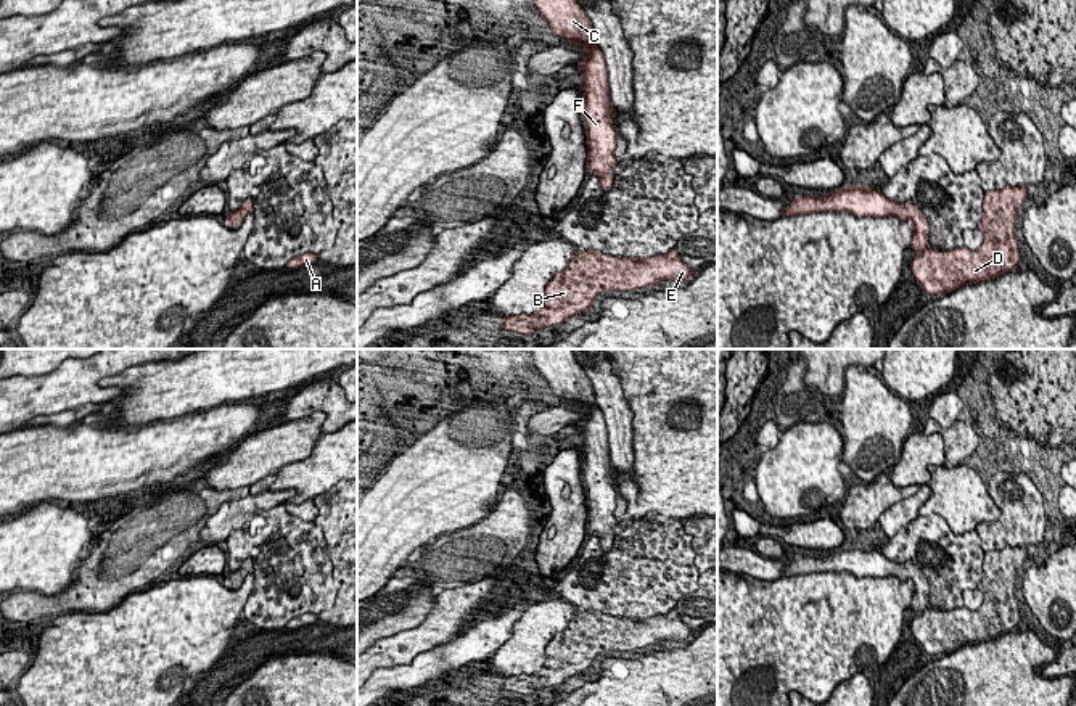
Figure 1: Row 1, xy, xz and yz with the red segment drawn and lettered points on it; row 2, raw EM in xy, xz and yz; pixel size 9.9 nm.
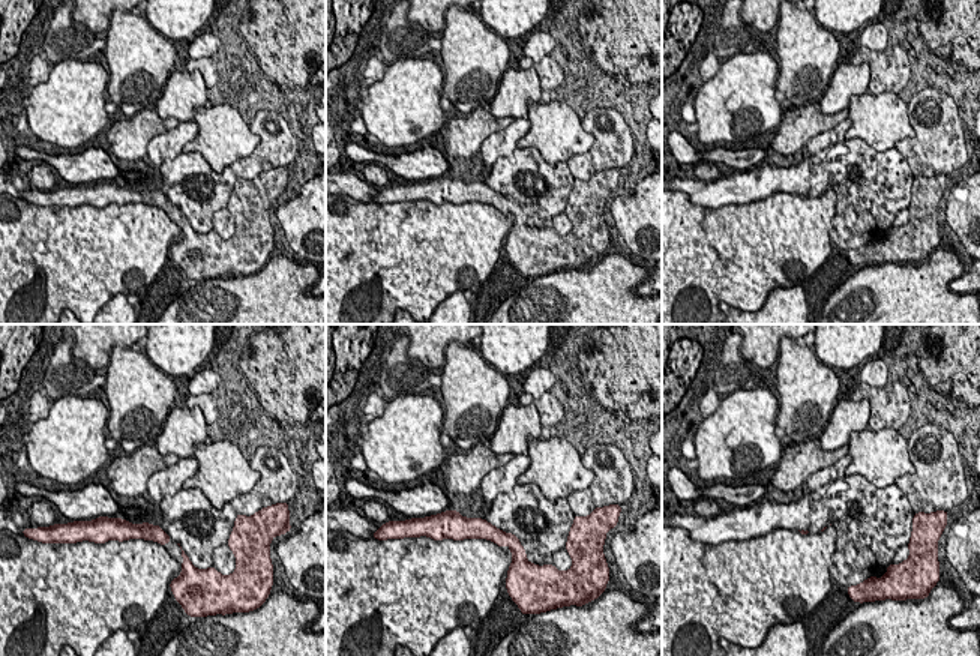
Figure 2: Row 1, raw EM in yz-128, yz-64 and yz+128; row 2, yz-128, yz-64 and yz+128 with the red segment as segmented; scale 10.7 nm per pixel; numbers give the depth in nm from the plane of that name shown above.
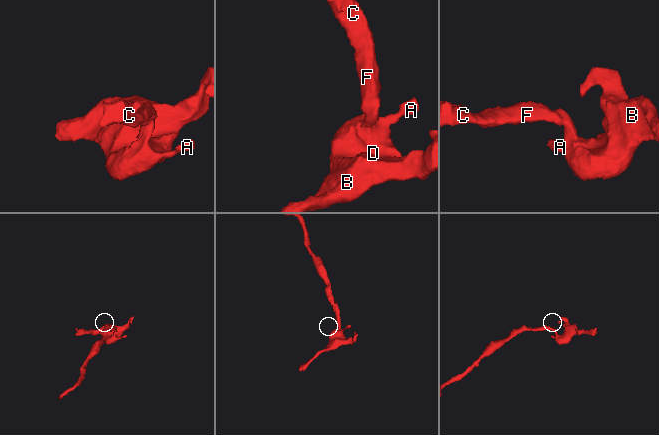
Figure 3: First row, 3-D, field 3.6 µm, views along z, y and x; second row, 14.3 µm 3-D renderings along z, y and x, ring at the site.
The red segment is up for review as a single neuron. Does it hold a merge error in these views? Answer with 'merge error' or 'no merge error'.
no merge error

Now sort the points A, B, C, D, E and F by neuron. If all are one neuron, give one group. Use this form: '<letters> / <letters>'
A B C D E F

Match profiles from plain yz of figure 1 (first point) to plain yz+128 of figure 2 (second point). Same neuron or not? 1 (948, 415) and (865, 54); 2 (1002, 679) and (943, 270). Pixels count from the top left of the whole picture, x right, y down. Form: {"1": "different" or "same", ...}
{"1": "different", "2": "same"}

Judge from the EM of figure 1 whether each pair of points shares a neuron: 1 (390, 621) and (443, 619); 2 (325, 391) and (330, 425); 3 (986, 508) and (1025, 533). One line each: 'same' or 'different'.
1: different
2: same
3: different

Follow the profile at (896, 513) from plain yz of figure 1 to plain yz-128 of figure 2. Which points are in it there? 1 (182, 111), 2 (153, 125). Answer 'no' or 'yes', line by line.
1: no
2: no

